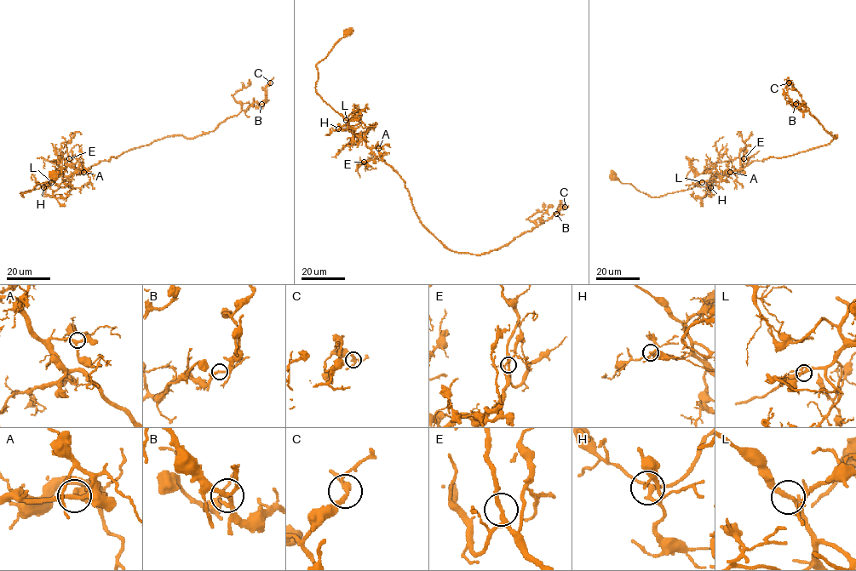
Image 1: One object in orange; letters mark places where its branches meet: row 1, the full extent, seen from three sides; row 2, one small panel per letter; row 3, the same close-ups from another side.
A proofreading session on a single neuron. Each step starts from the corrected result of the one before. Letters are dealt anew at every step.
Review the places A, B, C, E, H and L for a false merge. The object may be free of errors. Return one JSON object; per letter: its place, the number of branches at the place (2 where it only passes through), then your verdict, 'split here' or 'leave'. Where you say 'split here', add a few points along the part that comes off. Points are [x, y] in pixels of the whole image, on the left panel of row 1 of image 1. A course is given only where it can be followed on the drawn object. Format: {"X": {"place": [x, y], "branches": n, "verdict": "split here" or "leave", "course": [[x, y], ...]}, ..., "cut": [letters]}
{"A": {"place": [83, 172], "branches": 3, "verdict": "leave"}, "B": {"place": [261, 104], "branches": 3, "verdict": "leave"}, "C": {"place": [270, 82], "branches": 3, "verdict": "leave"}, "E": {"place": [69, 158], "branches": 3, "verdict": "leave"}, "H": {"place": [43, 187], "branches": 3, "verdict": "leave"}, "L": {"place": [51, 182], "branches": 3, "verdict": "leave"}, "cut": []}

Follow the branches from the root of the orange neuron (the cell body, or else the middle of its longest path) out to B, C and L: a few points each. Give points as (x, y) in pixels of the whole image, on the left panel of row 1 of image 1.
B: (117, 157), (163, 138), (194, 138), (205, 134), (227, 118), (261, 104)
C: (117, 157), (163, 138), (194, 138), (212, 132), (227, 118), (263, 104), (265, 88), (270, 82)
L: (117, 157), (100, 160), (89, 169), (71, 175), (58, 175), (51, 182)

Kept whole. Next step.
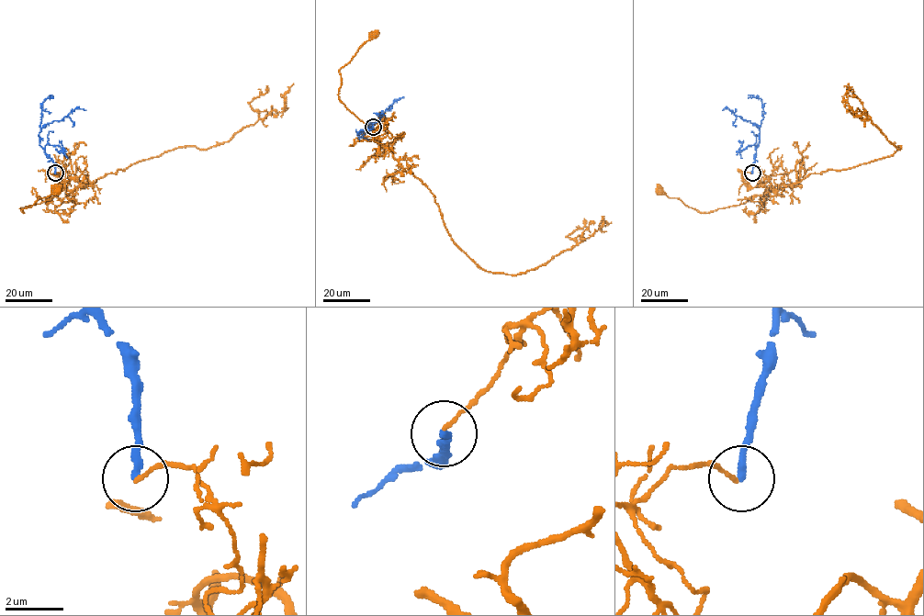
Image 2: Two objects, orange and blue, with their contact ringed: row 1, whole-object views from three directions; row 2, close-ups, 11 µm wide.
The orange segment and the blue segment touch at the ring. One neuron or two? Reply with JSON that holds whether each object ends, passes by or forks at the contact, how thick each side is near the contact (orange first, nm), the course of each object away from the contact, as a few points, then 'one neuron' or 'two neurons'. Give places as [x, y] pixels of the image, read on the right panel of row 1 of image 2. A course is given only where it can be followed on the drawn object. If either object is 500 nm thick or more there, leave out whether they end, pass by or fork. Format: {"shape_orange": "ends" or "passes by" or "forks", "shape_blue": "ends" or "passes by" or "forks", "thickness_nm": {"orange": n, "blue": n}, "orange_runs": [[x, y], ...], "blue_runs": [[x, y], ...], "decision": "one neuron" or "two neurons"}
{"shape_orange": "ends", "shape_blue": "ends", "thickness_nm": {"orange": 110, "blue": 260}, "orange_runs": [[751, 173], [743, 175], [751, 187], [760, 181], [777, 190], [899, 149], [849, 105], [848, 84]], "blue_runs": [[751, 173], [760, 129], [755, 124], [737, 117], [729, 109], [722, 110]], "decision": "two neurons"}

